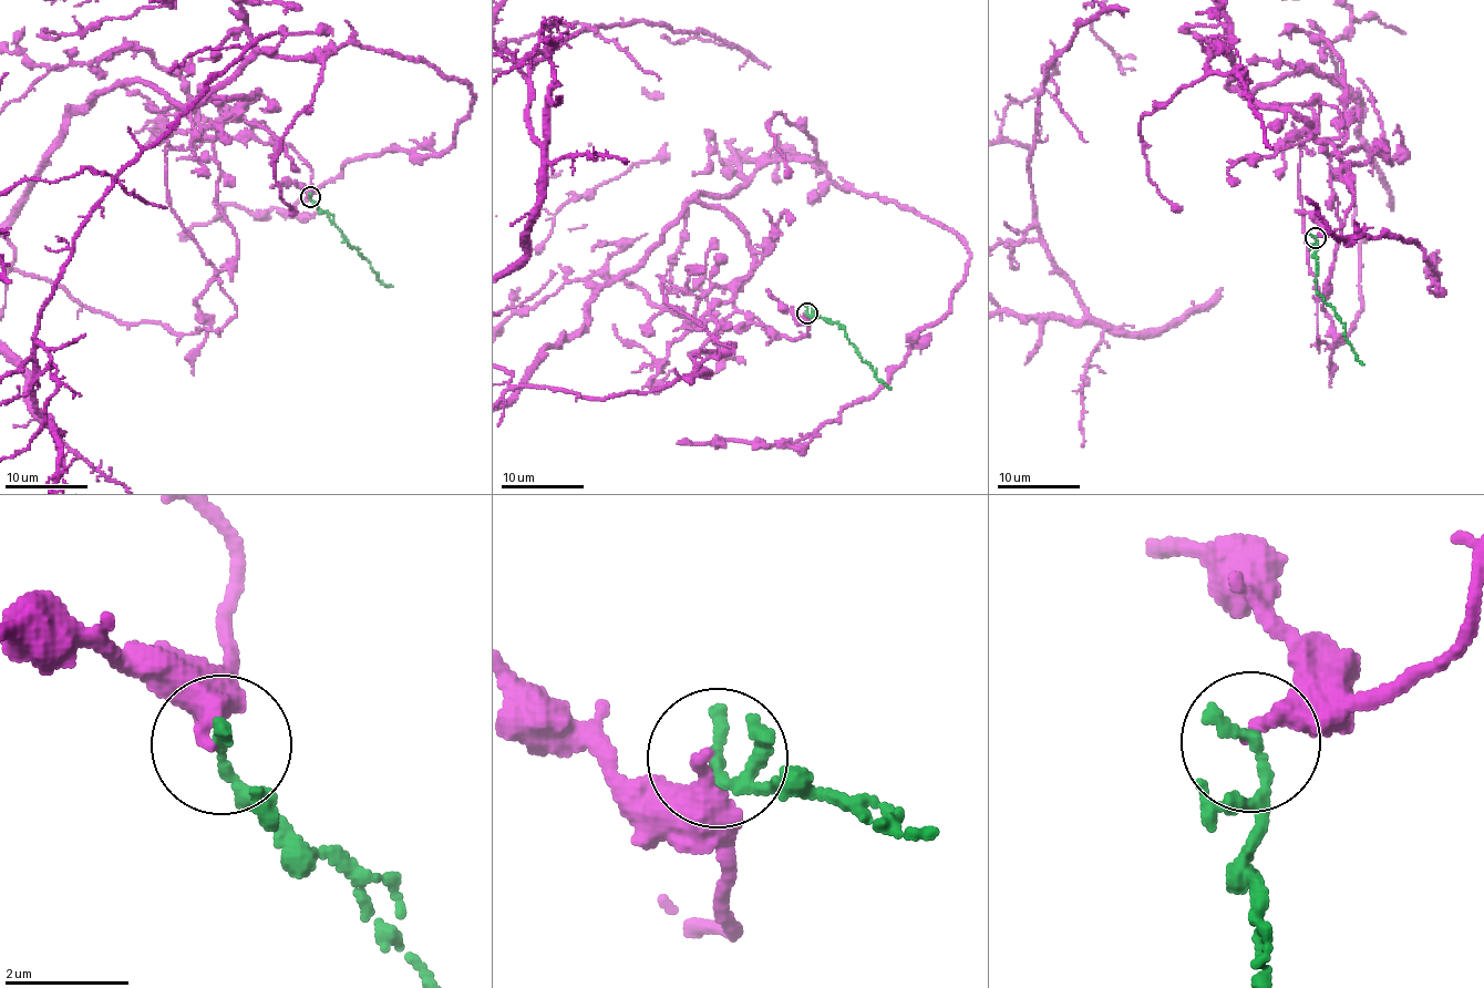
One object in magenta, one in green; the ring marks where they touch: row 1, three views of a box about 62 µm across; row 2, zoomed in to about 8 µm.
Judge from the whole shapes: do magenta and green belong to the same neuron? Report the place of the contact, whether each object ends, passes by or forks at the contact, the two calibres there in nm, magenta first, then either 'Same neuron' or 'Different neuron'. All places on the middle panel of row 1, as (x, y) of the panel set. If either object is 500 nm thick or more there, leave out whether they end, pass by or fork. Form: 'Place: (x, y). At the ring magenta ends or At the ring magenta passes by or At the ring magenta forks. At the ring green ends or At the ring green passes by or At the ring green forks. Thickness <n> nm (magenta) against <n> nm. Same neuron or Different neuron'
Place: (806, 312). At the ring magenta ends. At the ring green ends. Thickness 320 nm (magenta) against 240 nm. Different neuron

